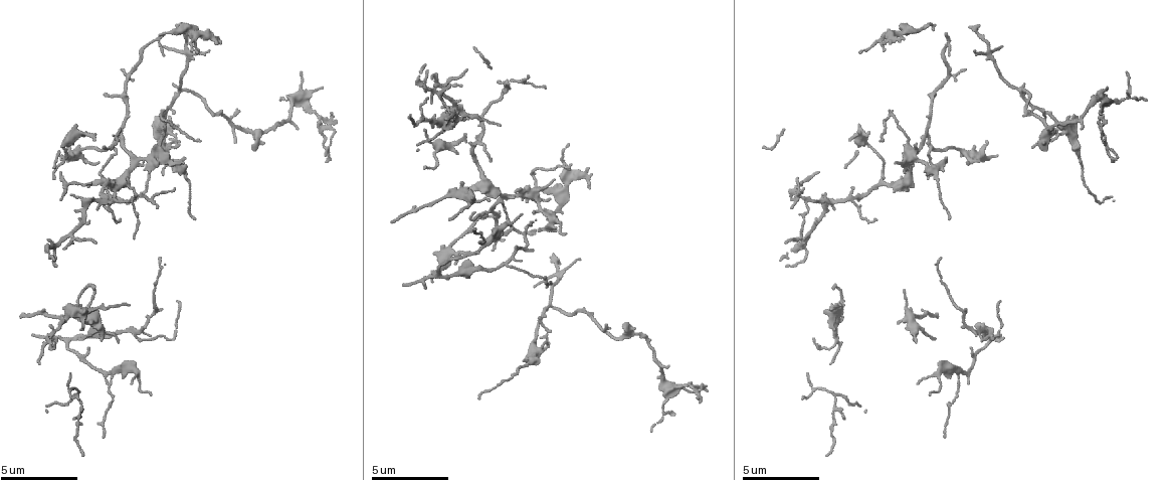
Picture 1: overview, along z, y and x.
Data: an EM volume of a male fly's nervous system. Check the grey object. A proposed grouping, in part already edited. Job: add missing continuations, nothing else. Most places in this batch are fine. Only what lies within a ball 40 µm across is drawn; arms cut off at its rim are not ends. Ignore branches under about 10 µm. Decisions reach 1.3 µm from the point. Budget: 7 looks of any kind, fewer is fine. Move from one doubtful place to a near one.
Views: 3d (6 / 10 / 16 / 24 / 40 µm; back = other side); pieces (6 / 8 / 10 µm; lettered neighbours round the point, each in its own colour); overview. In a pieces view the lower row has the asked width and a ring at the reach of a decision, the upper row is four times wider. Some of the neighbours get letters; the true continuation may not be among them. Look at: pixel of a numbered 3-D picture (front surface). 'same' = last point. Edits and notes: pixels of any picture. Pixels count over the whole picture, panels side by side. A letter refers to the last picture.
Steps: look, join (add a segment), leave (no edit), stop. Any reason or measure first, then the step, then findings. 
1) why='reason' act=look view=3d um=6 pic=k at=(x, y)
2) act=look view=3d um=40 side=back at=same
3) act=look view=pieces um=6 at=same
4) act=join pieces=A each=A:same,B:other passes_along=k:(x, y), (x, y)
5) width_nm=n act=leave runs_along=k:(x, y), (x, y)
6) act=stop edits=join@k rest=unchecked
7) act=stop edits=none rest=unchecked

why='branch stops here' act=look view=pieces um=8 pic=1 at=(873, 220)

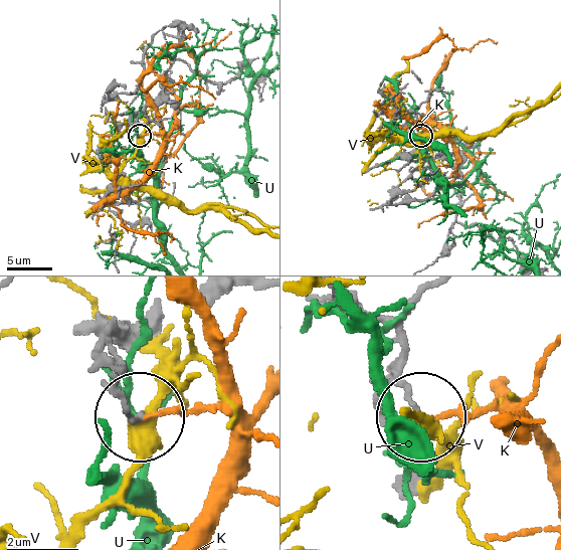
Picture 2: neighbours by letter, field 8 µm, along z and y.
act=leave each=K:other,U:other,V:other found='no lettered segment goes on from it'

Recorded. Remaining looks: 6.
why='end of a long branch' act=look view=3d um=10 pic=1 at=(326, 161)

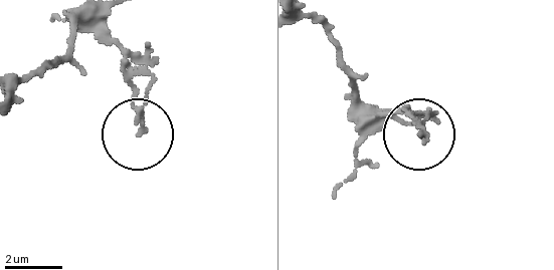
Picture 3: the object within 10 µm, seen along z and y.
act=look view=pieces um=8 pic=3 at=(424, 135)

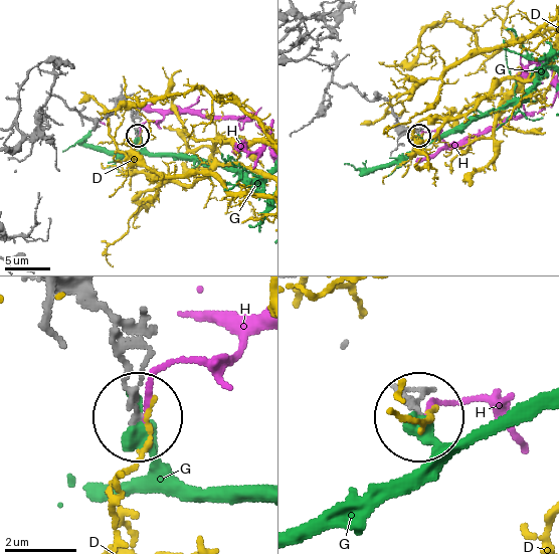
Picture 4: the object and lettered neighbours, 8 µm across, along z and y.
act=leave each=D:other,G:other,H:other runs_along=4:(94, 300), (109, 318), (136, 414) found='no lettered segment goes on from it'

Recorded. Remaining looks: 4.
why='an open end' act=look view=3d um=10 pic=1 at=(540, 317)

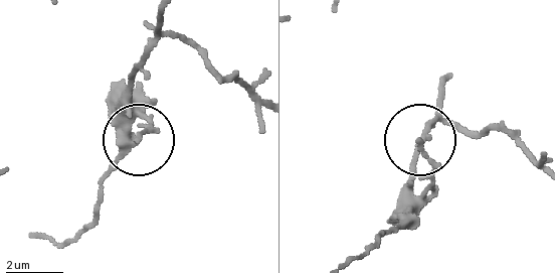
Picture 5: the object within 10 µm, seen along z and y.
act=look view=pieces um=10 pic=5 at=(135, 140)

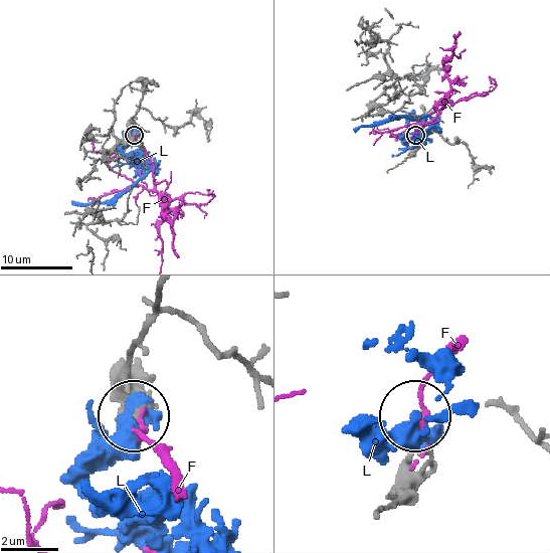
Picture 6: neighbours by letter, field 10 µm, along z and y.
act=leave each=F:other,L:other runs_along=6:(160, 295), (129, 367), (148, 400), (136, 414) found='none of them fits'

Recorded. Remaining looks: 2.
why='an open end' act=look view=3d um=10 pic=1 at=(568, 168)

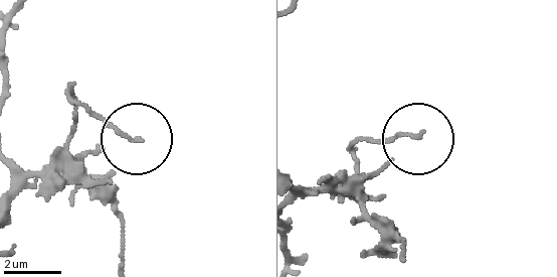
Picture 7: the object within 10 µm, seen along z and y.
act=look view=pieces um=6 pic=7 at=(137, 137)

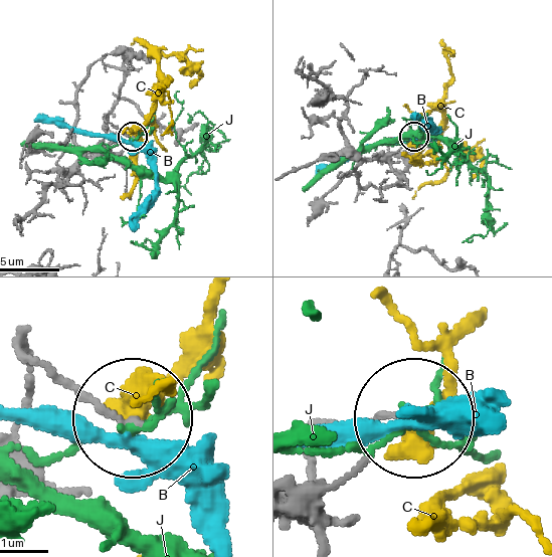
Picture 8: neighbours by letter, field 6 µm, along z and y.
width_nm=120 act=leave each=B:other,C:other,J:other found='none of them fits'

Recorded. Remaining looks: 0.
act=stop edits=none rest=unchecked

